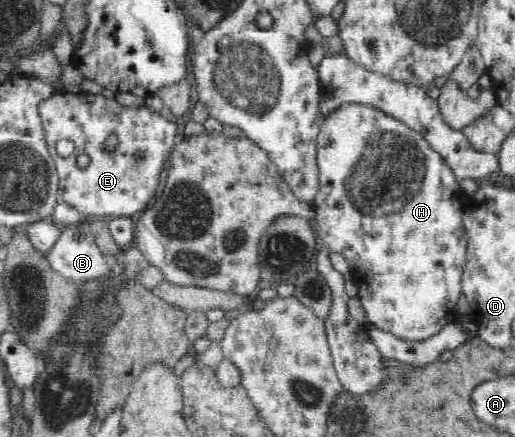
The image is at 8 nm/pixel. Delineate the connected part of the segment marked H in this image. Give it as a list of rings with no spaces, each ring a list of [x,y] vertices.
[[[345,105],[332,112],[320,126],[318,134],[317,162],[319,169],[319,190],[315,195],[313,207],[316,214],[313,226],[316,236],[321,238],[329,252],[339,254],[345,258],[349,273],[354,277],[351,283],[352,294],[357,296],[367,313],[371,326],[389,332],[403,341],[424,341],[435,336],[458,317],[457,300],[462,292],[463,267],[466,262],[468,234],[464,228],[463,202],[466,195],[463,193],[453,171],[445,165],[441,155],[433,151],[427,141],[415,133],[407,125],[391,118],[383,112],[361,105]]]

